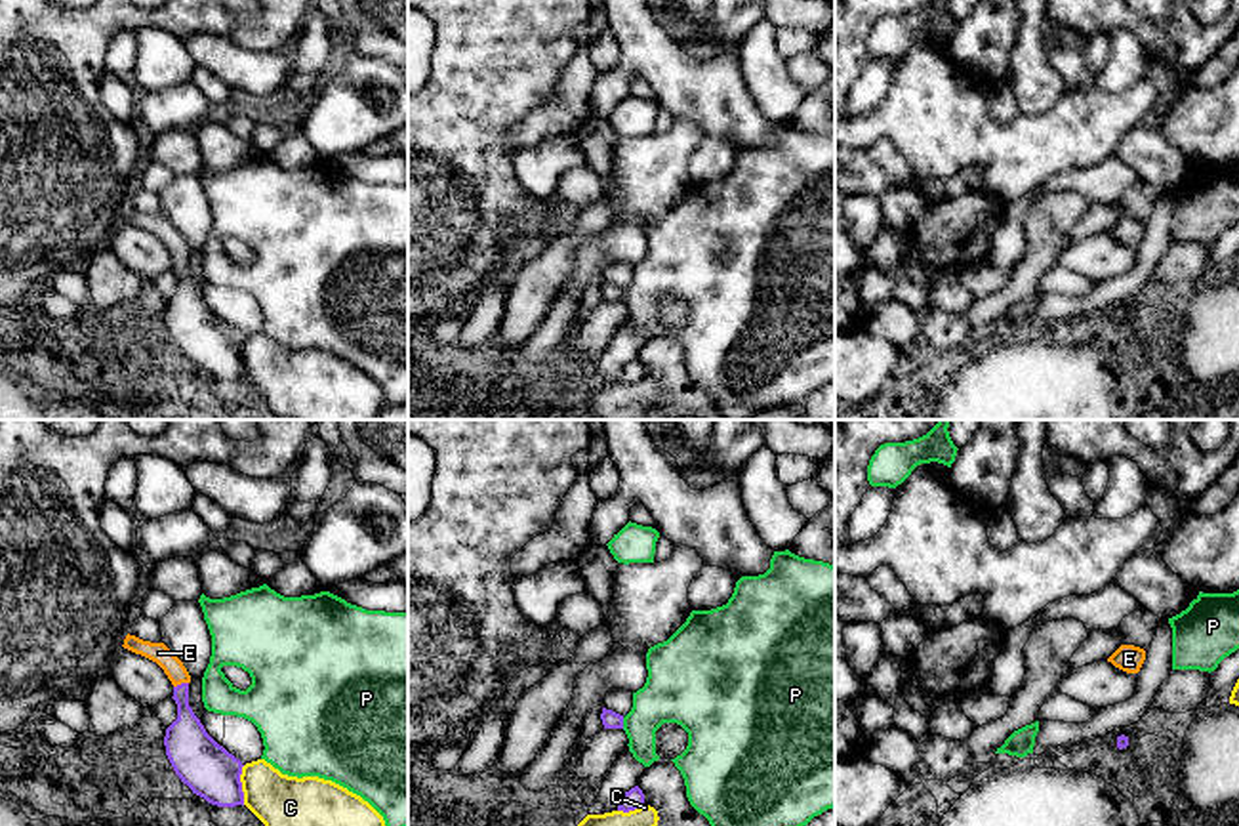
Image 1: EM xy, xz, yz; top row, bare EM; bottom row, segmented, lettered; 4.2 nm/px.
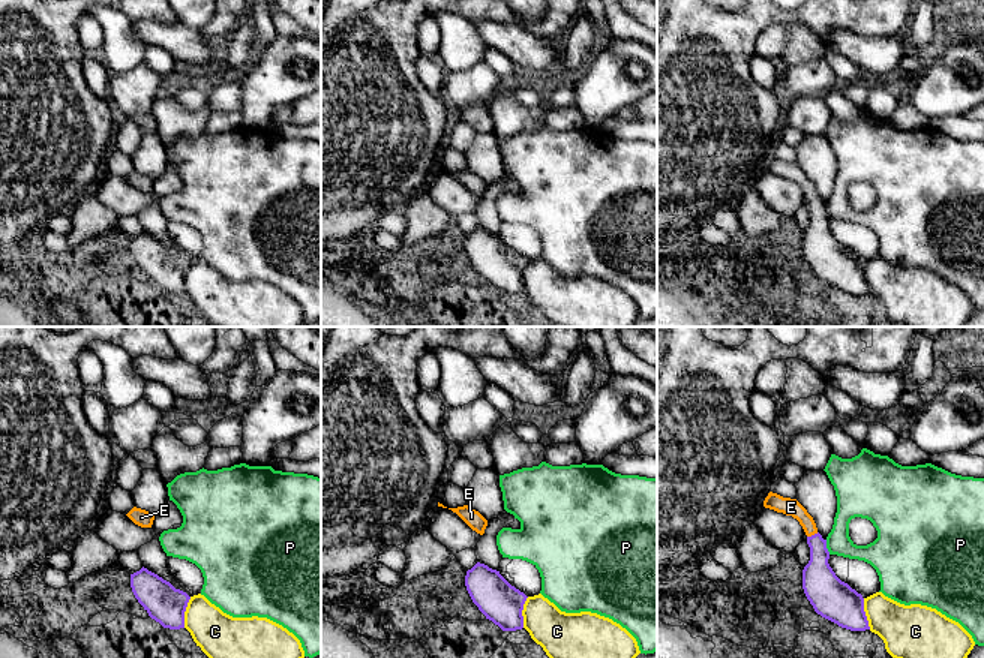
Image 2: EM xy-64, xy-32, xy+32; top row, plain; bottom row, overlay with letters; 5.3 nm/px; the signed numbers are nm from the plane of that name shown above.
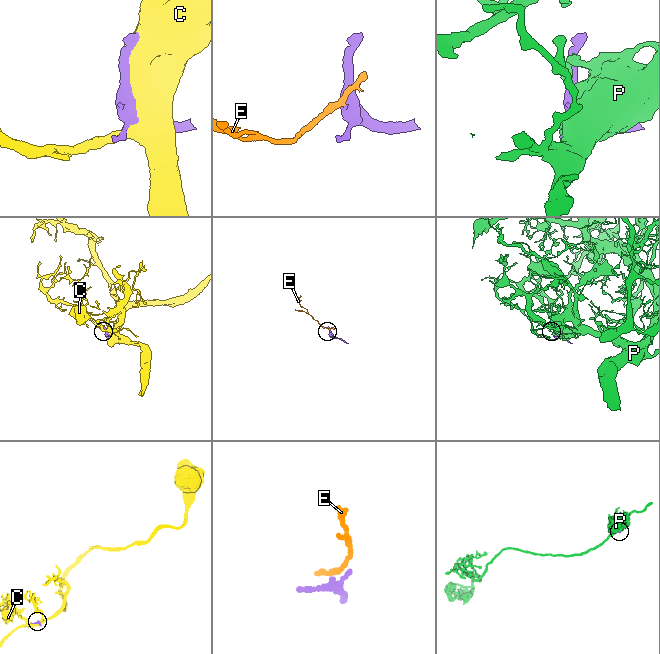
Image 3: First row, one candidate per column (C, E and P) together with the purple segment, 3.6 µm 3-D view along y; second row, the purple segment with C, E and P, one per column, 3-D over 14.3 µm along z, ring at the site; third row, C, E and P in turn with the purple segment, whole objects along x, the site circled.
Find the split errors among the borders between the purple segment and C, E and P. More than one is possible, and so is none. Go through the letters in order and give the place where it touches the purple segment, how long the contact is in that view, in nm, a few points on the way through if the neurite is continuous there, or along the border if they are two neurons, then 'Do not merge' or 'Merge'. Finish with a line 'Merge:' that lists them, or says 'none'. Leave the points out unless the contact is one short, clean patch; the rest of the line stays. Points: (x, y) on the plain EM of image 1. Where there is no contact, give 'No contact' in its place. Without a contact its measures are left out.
C: Touches purple at xy (241, 357). Shared border 170 nm. Do not merge
E: Touches purple at xy (182, 256). Shared border 70 nm. Path across: xy (187, 315), (182, 256), (176, 243), (159, 226). Merge
P: Touches purple at xz (622, 296). Shared border 50 nm. Boundary: xz (622, 290), (624, 300). Do not merge
Merge: E

